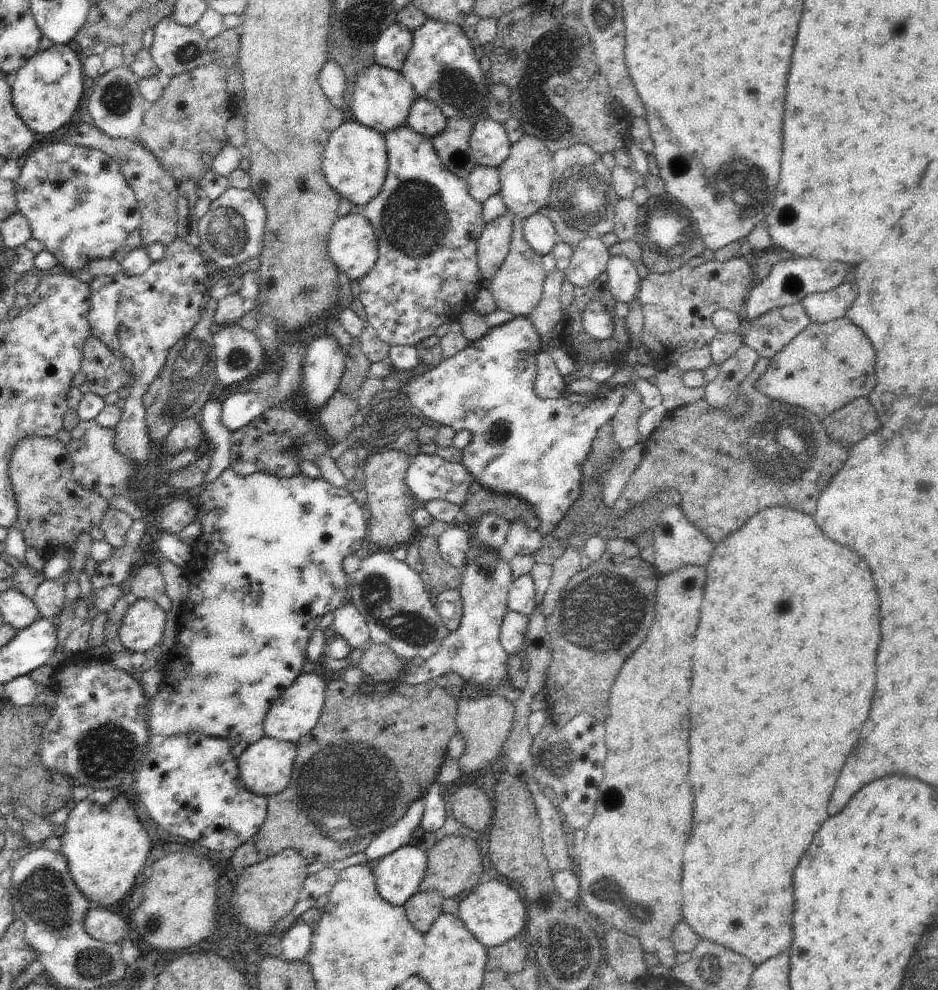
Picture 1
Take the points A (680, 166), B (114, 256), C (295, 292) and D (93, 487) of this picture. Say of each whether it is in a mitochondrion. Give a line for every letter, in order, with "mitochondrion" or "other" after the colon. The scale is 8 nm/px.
A: mitochondrion
B: other
C: other
D: other

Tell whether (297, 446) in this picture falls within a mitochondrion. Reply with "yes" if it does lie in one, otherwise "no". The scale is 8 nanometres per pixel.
yes

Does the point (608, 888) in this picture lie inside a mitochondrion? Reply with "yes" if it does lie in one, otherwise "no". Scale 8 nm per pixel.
yes

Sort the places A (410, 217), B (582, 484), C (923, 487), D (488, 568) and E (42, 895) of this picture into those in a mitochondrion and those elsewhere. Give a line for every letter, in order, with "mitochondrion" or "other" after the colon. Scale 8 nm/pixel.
A: mitochondrion
B: other
C: other
D: mitochondrion
E: mitochondrion

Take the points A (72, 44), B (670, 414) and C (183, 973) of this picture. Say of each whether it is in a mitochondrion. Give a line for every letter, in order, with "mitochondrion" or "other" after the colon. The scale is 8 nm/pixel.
A: other
B: other
C: other

